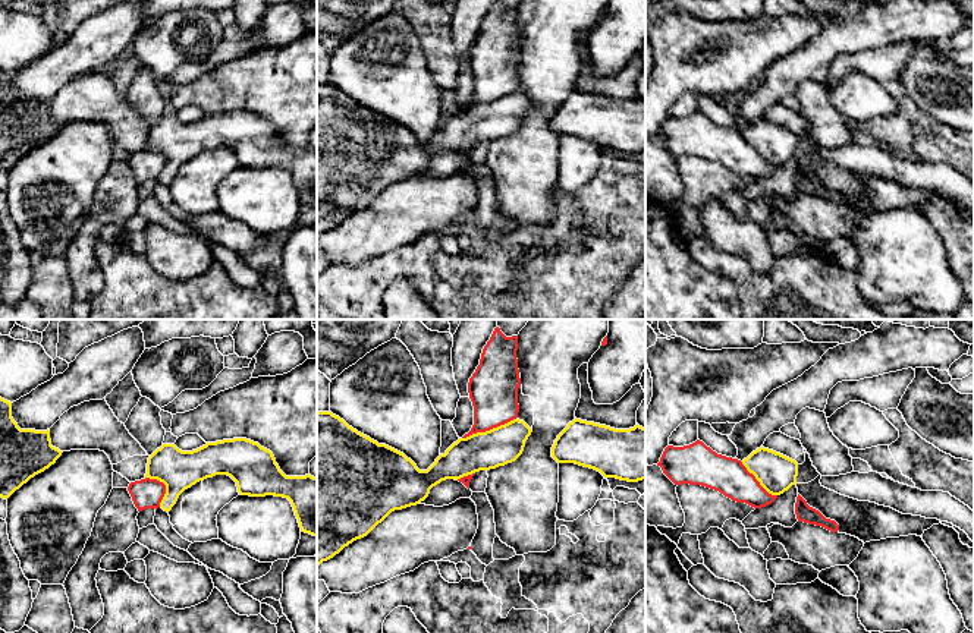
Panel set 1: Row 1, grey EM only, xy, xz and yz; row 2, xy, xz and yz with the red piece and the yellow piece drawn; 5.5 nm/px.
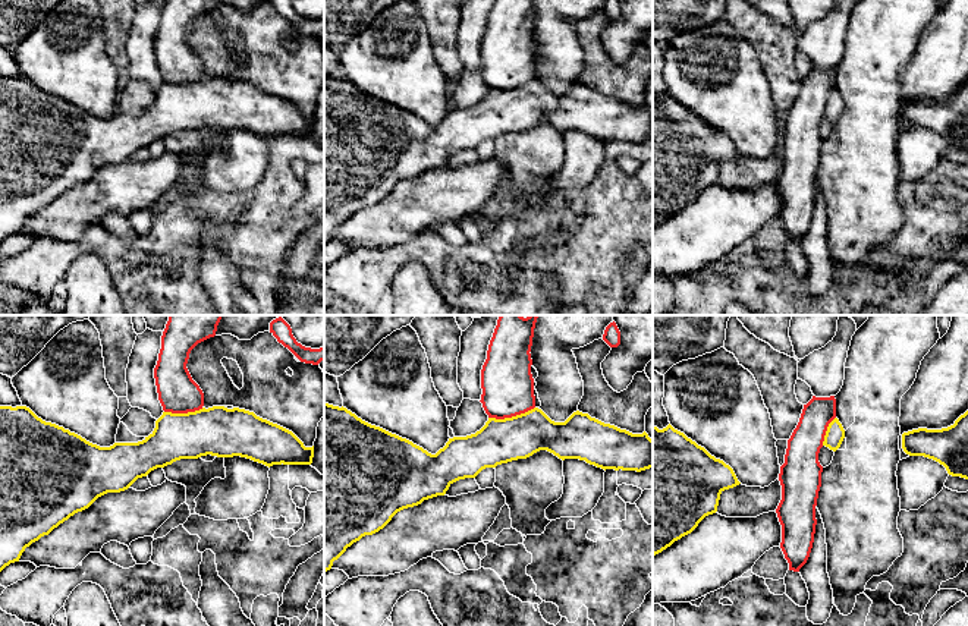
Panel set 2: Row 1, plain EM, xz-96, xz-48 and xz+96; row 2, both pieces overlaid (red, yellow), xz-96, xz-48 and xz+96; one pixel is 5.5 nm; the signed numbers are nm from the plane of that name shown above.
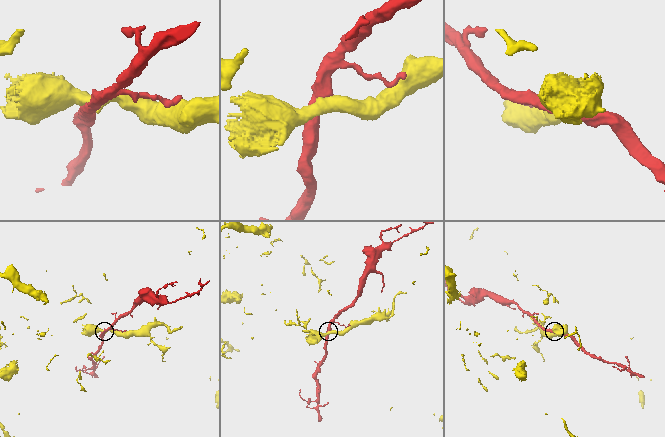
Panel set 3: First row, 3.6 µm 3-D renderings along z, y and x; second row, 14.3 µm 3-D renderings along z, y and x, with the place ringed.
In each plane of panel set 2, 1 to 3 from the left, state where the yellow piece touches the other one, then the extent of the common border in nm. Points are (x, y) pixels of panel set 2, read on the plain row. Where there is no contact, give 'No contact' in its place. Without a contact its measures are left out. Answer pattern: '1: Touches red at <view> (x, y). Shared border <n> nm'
1: Touches red at xz-96 (184, 84). Shared border 220 nm
2: Touches red at xz-48 (511, 88). Shared border 260 nm
3: Touches red at xz+96 (826, 101). Shared border 180 nm

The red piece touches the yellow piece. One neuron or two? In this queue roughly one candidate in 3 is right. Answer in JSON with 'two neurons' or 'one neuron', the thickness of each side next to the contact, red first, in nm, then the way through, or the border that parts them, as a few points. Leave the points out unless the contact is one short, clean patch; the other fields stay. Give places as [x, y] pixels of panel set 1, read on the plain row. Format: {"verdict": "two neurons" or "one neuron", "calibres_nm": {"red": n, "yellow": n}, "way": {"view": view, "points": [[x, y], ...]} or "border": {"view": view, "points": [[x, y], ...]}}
{"verdict": "two neurons", "calibres_nm": {"red": 280, "yellow": 220}}

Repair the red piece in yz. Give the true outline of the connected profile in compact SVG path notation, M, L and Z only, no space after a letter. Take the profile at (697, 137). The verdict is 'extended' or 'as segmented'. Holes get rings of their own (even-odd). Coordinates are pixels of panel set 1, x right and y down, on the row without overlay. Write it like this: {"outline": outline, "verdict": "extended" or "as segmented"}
{"outline": "M700 111L684 119L667 117L657 138L675 157L701 157L754 180L777 170L760 157L741 132L717 126Z", "verdict": "as segmented"}

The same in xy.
{"outline": "M141 151L131 154L128 163L138 183L158 180L166 166L166 157L157 151Z", "verdict": "as segmented"}

